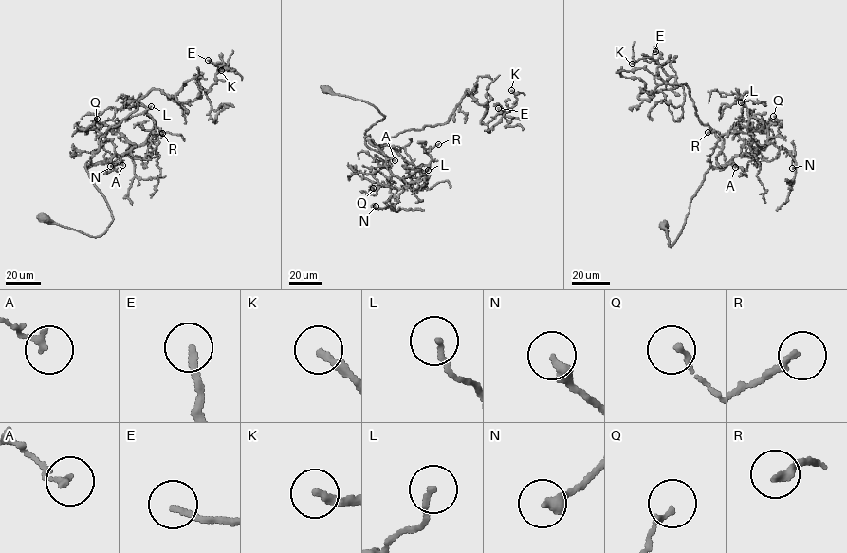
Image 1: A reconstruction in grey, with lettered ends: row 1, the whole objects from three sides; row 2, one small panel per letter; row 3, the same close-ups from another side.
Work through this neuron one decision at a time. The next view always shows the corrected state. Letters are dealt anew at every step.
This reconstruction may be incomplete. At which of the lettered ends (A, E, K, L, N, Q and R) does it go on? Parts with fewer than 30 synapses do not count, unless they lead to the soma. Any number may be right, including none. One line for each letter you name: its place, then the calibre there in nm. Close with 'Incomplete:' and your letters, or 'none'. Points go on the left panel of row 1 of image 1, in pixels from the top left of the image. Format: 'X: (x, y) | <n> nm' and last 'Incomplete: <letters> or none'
Incomplete: none

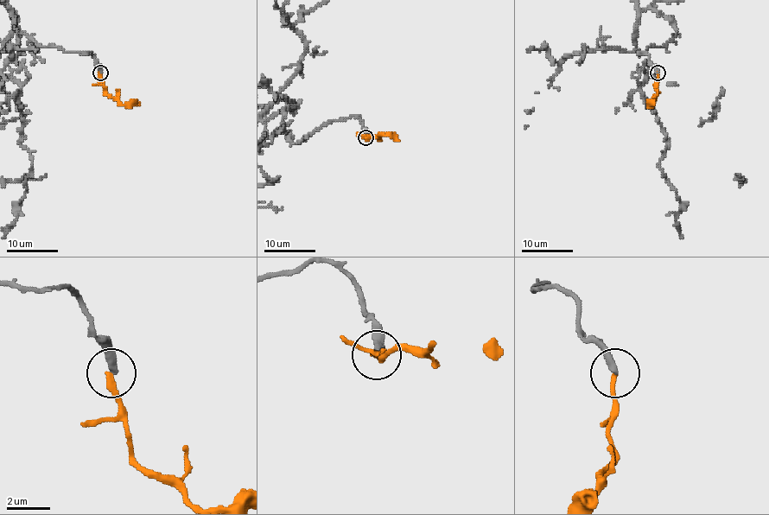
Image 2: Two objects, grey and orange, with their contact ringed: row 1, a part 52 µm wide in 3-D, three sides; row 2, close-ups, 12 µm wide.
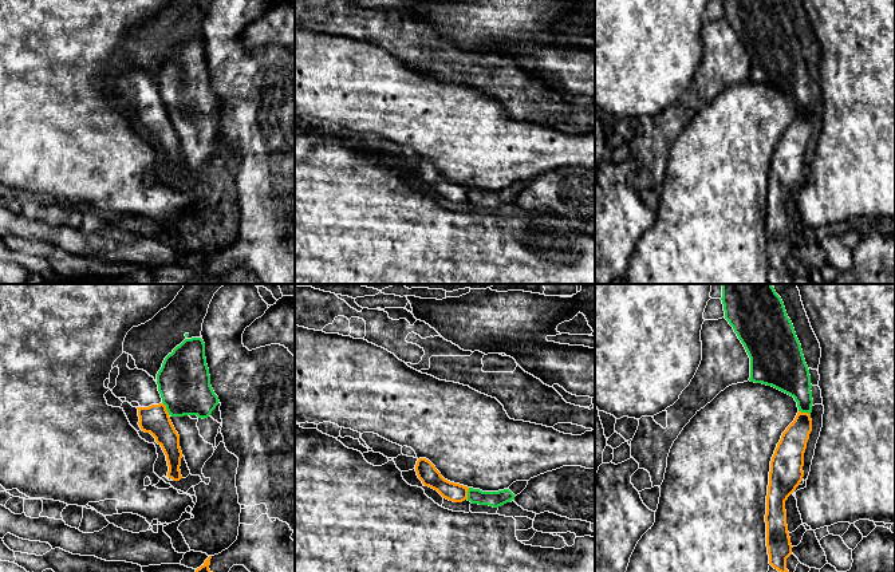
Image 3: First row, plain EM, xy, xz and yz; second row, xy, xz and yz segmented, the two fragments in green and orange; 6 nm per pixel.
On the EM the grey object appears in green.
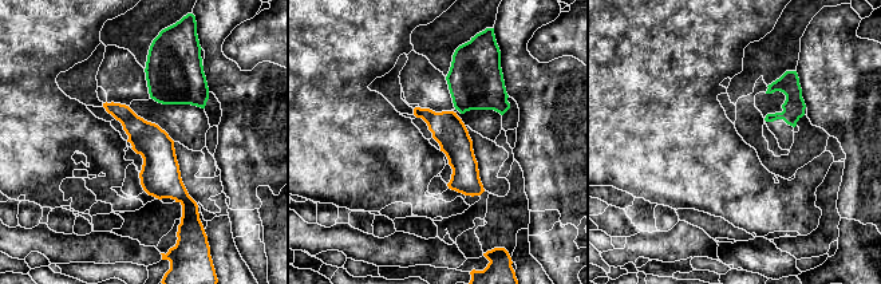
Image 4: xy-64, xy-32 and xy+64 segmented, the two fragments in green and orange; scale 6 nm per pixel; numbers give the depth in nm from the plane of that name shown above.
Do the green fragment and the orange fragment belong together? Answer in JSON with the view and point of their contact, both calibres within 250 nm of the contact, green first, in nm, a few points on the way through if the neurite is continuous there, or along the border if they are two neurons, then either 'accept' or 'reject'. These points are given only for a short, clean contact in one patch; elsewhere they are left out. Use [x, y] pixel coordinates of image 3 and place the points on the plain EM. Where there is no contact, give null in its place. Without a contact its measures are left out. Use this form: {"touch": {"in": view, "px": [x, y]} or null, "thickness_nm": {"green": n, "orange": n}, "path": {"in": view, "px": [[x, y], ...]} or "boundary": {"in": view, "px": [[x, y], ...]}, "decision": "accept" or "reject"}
{"touch": {"in": "xy", "px": [166, 109]}, "thickness_nm": {"green": 320, "orange": 170}, "boundary": {"in": "xy", "px": [[162, 102], [169, 114]]}, "decision": "reject"}

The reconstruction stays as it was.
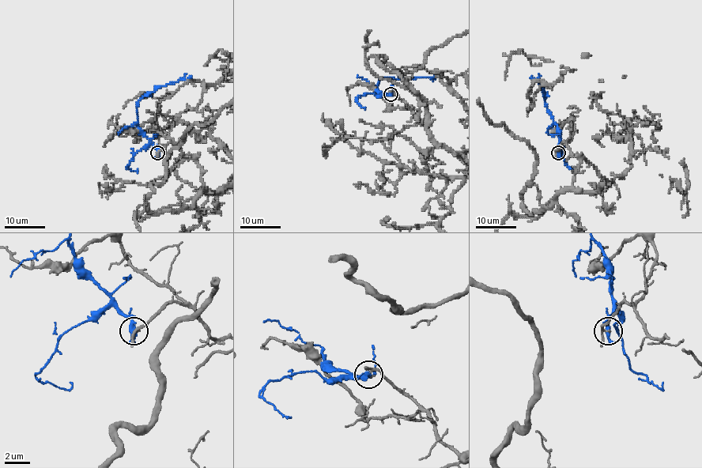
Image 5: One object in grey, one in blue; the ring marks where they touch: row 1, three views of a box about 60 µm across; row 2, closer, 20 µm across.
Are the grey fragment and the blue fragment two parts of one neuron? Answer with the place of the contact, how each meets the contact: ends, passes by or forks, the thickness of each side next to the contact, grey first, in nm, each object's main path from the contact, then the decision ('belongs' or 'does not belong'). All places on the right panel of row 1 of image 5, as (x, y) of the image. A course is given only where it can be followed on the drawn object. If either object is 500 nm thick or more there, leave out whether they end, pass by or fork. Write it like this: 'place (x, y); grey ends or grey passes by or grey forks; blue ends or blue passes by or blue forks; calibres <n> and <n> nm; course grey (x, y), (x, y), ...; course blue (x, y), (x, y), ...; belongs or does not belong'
place (558, 152); grey passes by; blue ends; calibres 200 and 480 nm; course grey (558, 152), (564, 143), (579, 157), (573, 185), (535, 219), (512, 213), (498, 226); course blue (558, 152), (560, 133), (545, 101), (542, 87), (537, 79), (530, 78); does not belong

